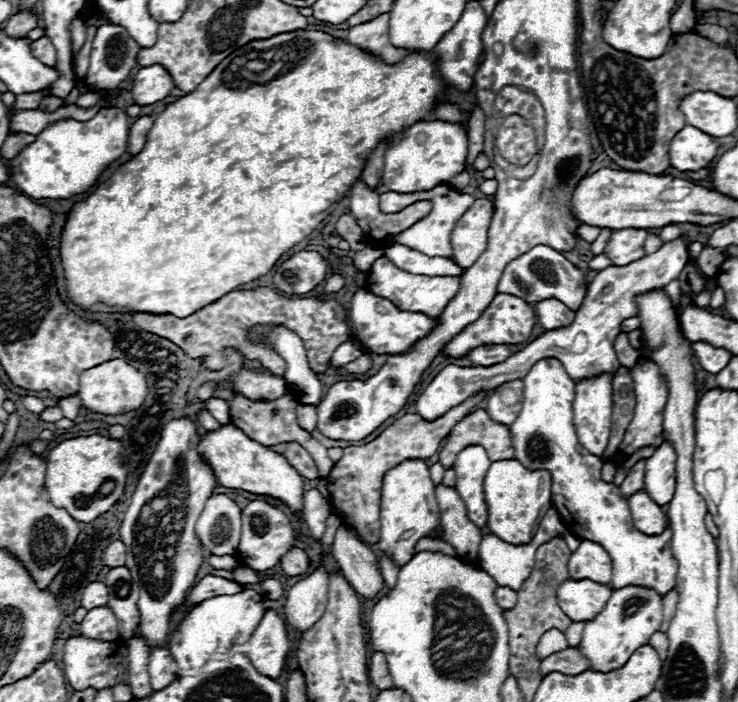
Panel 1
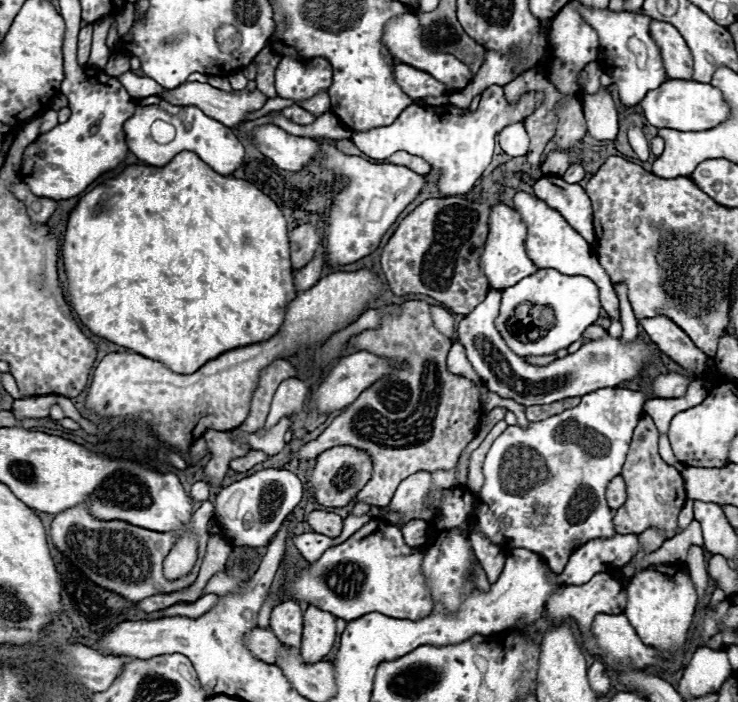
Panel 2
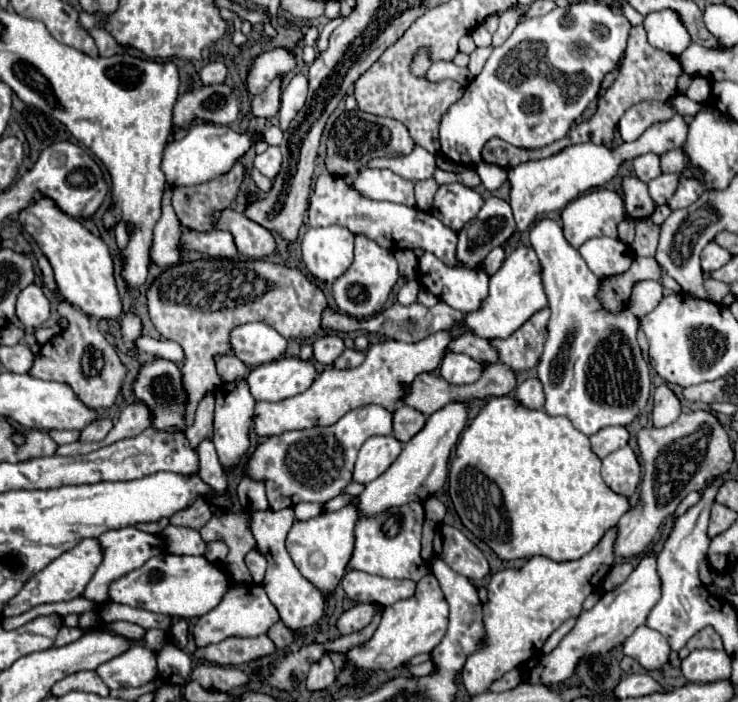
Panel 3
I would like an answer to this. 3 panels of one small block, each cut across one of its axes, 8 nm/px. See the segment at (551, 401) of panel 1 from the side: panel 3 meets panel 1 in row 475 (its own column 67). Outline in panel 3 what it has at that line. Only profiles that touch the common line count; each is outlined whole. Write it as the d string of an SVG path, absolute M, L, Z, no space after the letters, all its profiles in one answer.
M82 538L74 548L70 548L68 552L64 552L60 558L52 560L44 570L40 570L38 574L34 574L24 586L22 590L10 598L6 602L6 606L2 608L2 616L18 616L26 610L30 610L32 606L38 604L46 604L46 602L64 602L64 600L74 600L78 596L82 596L86 584L90 582L90 578L94 576L96 568L100 566L104 558L104 548L96 538Z

